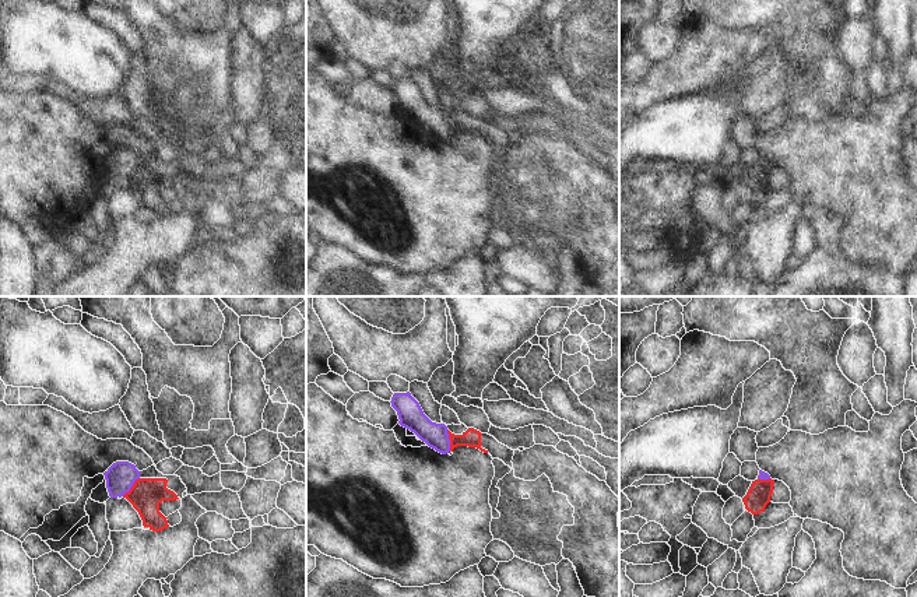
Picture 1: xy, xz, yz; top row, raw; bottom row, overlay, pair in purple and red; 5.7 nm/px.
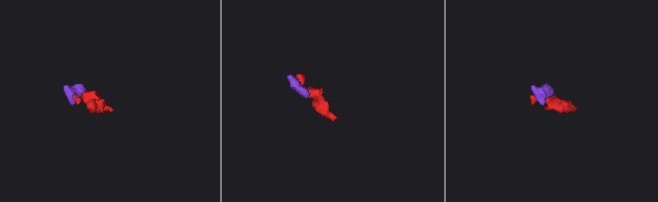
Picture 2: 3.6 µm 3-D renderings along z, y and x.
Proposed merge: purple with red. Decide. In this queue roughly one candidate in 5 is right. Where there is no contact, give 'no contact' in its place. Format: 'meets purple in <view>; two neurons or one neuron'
meets purple in xz; two neurons

